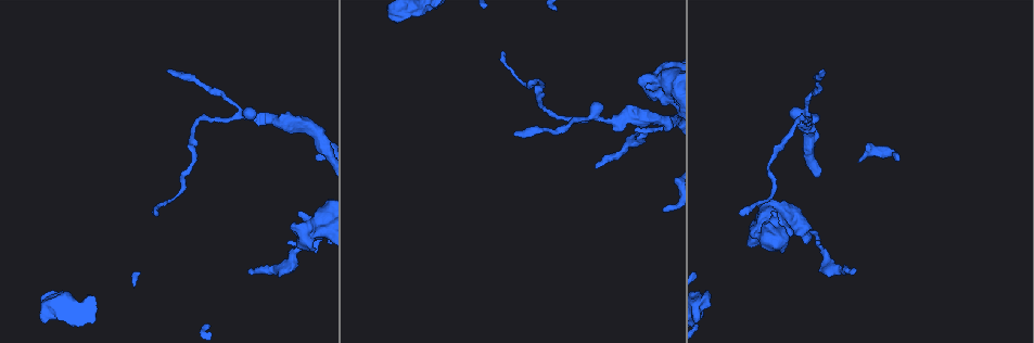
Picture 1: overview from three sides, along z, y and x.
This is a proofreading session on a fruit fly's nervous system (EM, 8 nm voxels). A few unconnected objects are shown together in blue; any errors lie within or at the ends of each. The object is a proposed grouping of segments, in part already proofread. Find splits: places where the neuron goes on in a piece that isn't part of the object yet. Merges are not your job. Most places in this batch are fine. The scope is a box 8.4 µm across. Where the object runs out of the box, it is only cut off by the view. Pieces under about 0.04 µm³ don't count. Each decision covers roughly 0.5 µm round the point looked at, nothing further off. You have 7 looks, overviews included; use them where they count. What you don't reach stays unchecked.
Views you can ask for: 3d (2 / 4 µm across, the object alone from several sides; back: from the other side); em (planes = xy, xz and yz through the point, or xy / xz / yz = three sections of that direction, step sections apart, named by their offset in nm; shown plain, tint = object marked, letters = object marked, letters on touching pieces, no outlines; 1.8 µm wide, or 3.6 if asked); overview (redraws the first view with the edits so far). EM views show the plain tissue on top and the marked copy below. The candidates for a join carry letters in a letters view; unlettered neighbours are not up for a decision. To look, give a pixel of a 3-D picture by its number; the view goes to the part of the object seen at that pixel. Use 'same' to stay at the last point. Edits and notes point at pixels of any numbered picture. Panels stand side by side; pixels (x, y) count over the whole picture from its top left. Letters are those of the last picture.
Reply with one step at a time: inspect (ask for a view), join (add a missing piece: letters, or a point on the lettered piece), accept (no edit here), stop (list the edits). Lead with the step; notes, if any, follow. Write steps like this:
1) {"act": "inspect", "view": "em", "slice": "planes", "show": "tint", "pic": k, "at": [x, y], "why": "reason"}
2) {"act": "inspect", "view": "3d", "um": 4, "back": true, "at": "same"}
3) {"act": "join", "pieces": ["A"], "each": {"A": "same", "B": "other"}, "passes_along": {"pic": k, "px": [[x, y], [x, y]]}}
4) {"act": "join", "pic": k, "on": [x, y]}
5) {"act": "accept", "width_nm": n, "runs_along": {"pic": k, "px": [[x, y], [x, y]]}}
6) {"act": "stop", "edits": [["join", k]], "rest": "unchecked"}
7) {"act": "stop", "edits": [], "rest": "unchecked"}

{"act": "inspect", "view": "em", "um": 3.6, "slice": "xy", "step": 4, "show": "tint", "pic": 1, "at": [777, 250], "why": "thick end"}

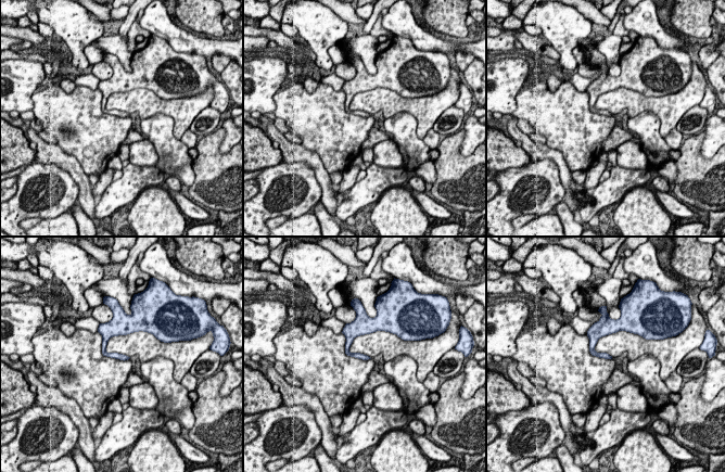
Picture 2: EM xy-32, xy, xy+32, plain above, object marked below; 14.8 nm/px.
{"act": "inspect", "view": "em", "um": 3.6, "slice": "xy", "step": 4, "show": "letters", "at": "same"}

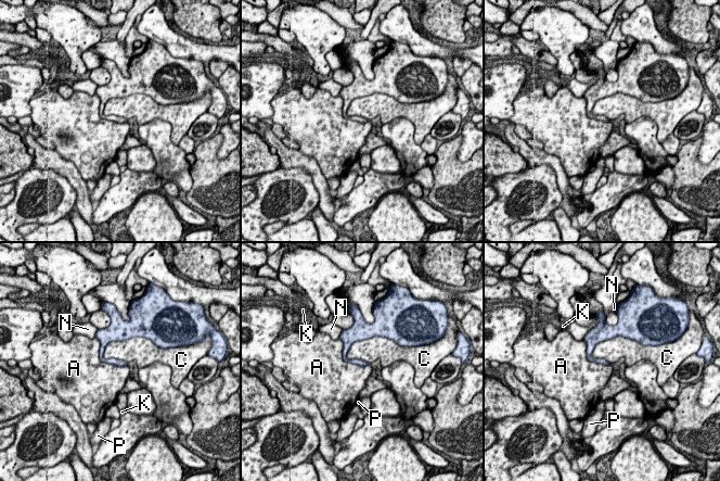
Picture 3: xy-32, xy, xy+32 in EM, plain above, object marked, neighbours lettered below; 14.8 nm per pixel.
{"act": "accept", "each": {"A": "other", "C": "other", "K": "other", "N": "other", "P": "other"}, "border": {"pic": 3, "px": [[95, 337], [102, 361], [126, 365]]}, "found": "no lettered piece goes on from it"}

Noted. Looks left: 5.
{"act": "inspect", "view": "3d", "um": 2, "pic": 1, "at": [249, 117], "why": "thick turns thin"}

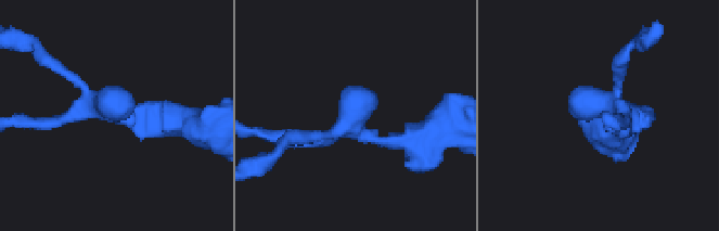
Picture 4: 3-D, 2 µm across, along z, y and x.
{"act": "inspect", "view": "em", "slice": "yz", "step": 4, "show": "letters", "pic": 4, "at": [357, 129]}

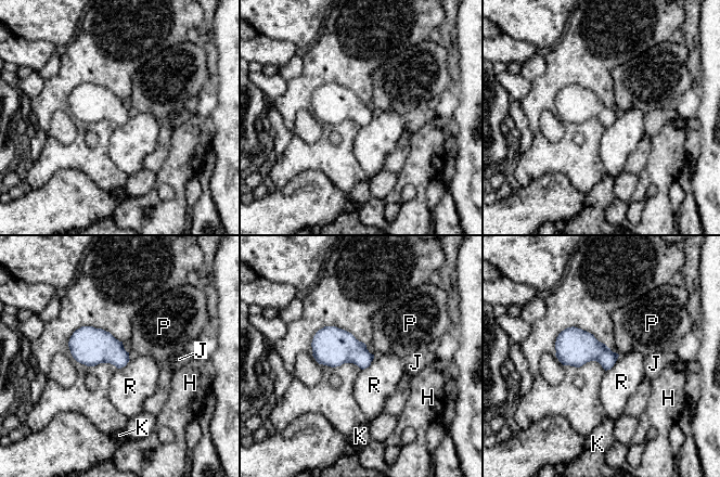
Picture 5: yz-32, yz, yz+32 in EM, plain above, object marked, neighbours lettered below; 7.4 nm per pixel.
{"act": "accept", "each": {"H": "other", "J": "other", "K": "other", "P": "other", "R": "other"}, "border": {"pic": 5, "px": [[619, 356], [616, 362], [605, 371]]}, "found": "none of them fits"}

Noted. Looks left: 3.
{"act": "inspect", "view": "em", "slice": "planes", "show": "tint", "pic": 1, "at": [248, 269], "why": "thin end"}

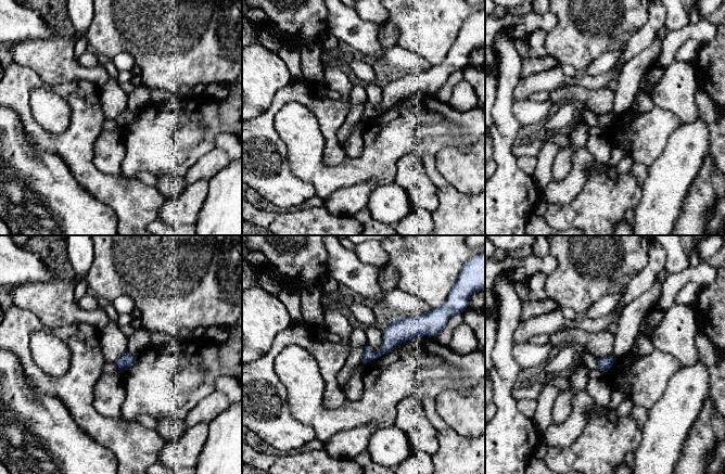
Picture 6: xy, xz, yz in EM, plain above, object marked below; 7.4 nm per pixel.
{"act": "inspect", "view": "em", "slice": "planes", "show": "letters", "at": "same"}

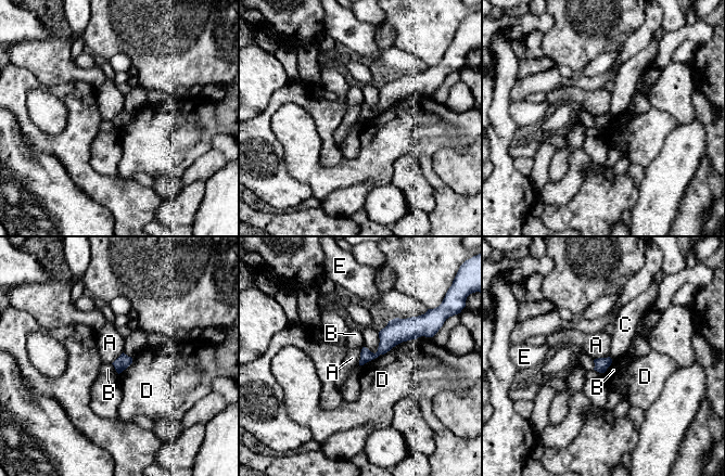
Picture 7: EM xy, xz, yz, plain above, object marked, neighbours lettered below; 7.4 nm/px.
{"act": "accept", "each": {"A": "other", "B": "other", "C": "other", "D": "other", "E": "other"}, "border": {"pic": 7, "px": [[363, 347], [358, 364]]}, "found": "no lettered piece goes on from it"}

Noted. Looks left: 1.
{"act": "stop", "edits": [], "rest": "unchecked"}

